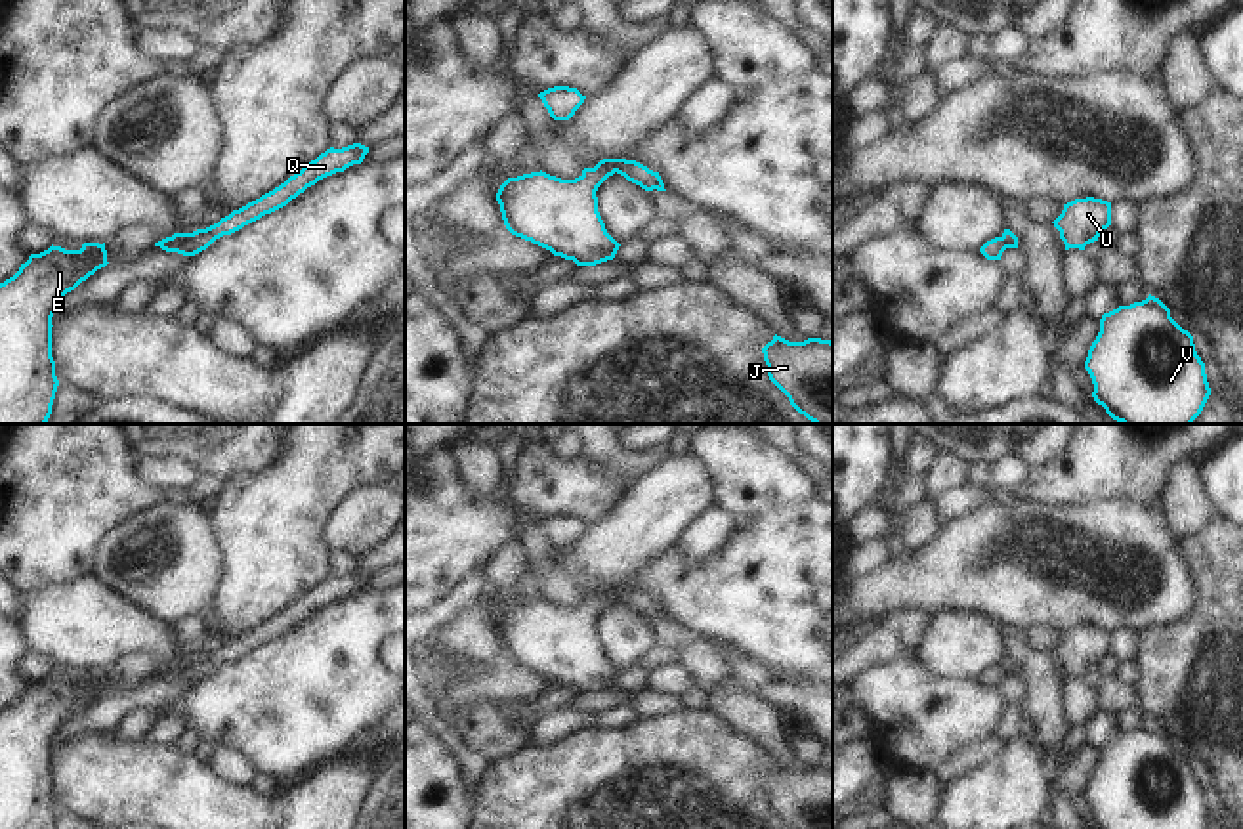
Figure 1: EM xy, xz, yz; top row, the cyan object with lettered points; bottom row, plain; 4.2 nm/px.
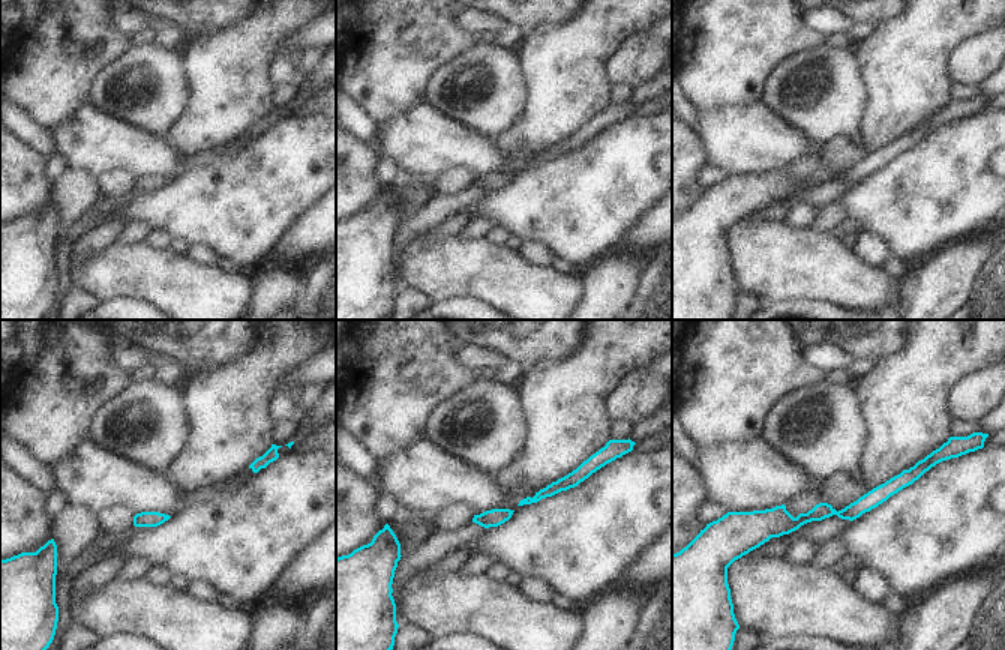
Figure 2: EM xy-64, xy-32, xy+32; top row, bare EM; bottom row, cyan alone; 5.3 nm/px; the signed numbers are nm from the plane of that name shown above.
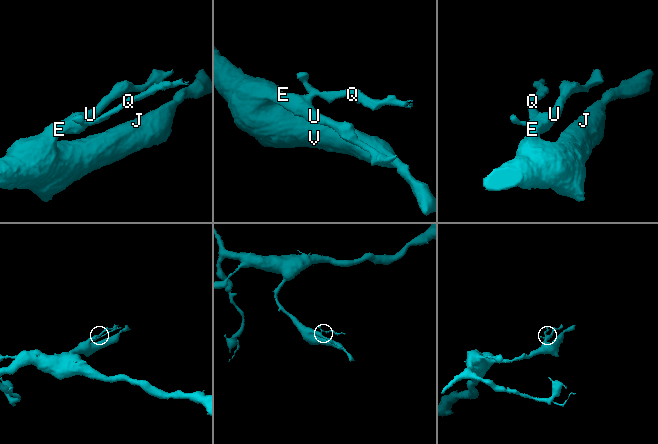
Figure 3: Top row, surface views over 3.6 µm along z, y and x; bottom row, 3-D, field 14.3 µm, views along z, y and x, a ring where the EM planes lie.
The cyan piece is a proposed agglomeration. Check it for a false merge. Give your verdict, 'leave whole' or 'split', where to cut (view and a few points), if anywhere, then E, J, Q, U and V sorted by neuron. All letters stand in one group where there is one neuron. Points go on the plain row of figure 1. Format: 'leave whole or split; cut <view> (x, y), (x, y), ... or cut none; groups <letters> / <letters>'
split; cut xz (596, 593), (608, 593), (615, 598); groups E J U V / Q

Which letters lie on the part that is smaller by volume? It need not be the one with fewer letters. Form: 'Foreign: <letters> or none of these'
Foreign: Q

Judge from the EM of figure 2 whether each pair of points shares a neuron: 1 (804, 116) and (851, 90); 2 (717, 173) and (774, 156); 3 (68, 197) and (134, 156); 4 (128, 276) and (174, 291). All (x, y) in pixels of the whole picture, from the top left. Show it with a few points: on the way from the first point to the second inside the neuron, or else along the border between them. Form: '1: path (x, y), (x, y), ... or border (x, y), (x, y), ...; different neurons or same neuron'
1: path (816, 107), (833, 90), (839, 90); same neuron
2: border (707, 164), (722, 167), (728, 174); different neurons
3: border (68, 165), (83, 168), (96, 179); different neurons
4: path (140, 276), (159, 276), (162, 279); same neuron

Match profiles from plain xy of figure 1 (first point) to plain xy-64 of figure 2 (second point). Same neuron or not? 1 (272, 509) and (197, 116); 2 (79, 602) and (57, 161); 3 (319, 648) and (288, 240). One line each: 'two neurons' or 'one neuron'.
1: one neuron
2: two neurons
3: two neurons

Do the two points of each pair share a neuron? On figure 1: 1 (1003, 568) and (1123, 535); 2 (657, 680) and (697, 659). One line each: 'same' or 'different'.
1: same
2: different

